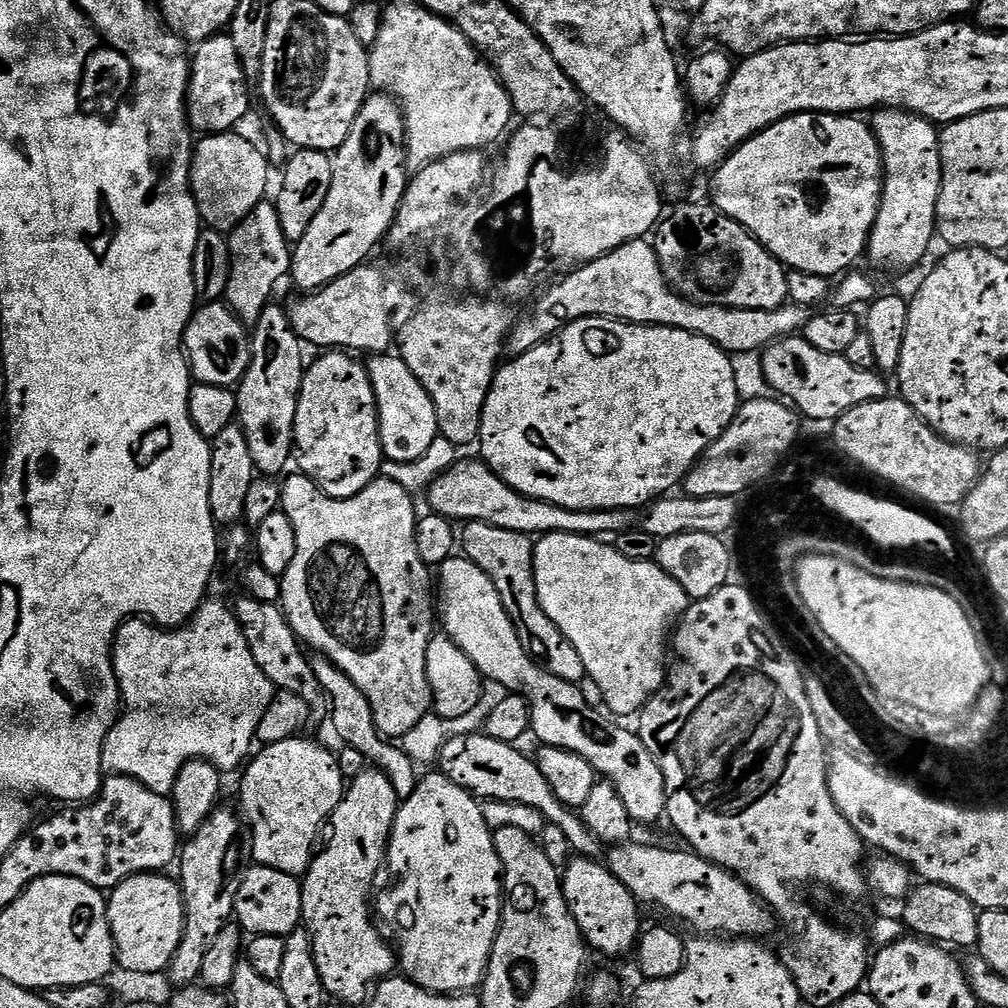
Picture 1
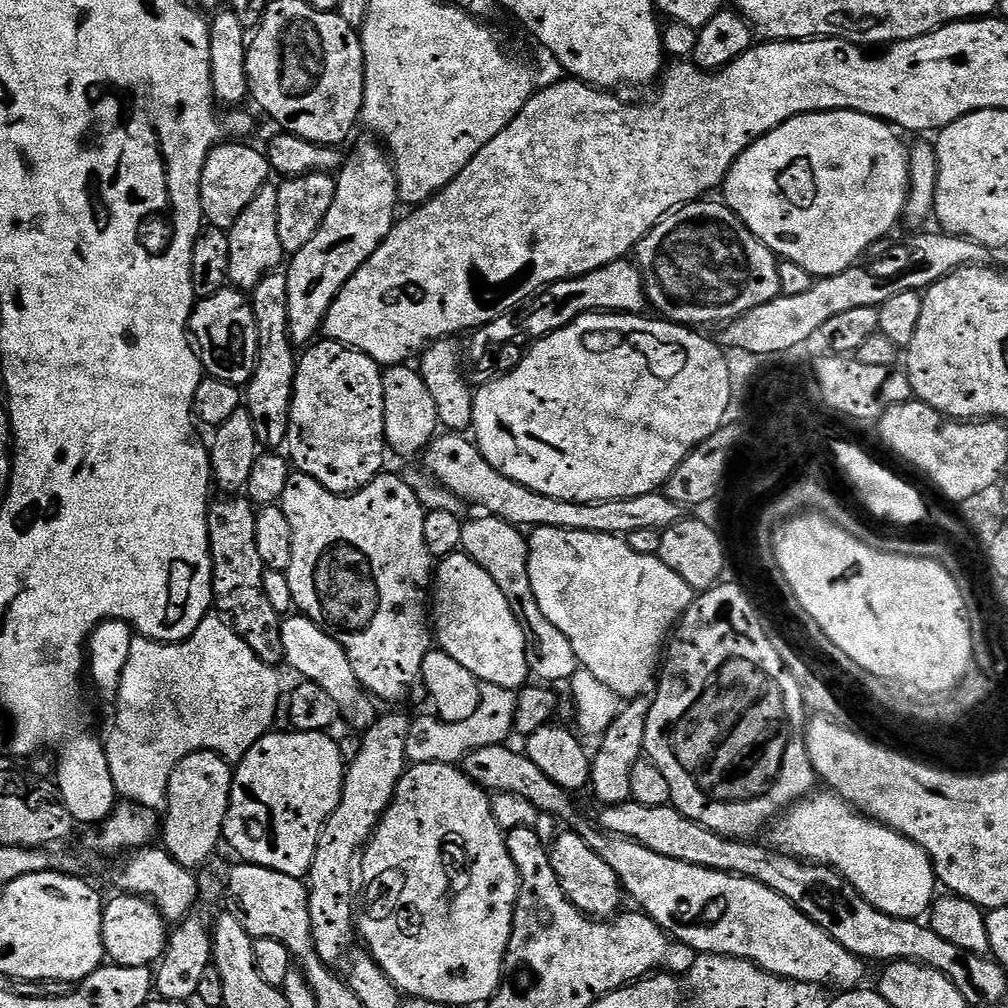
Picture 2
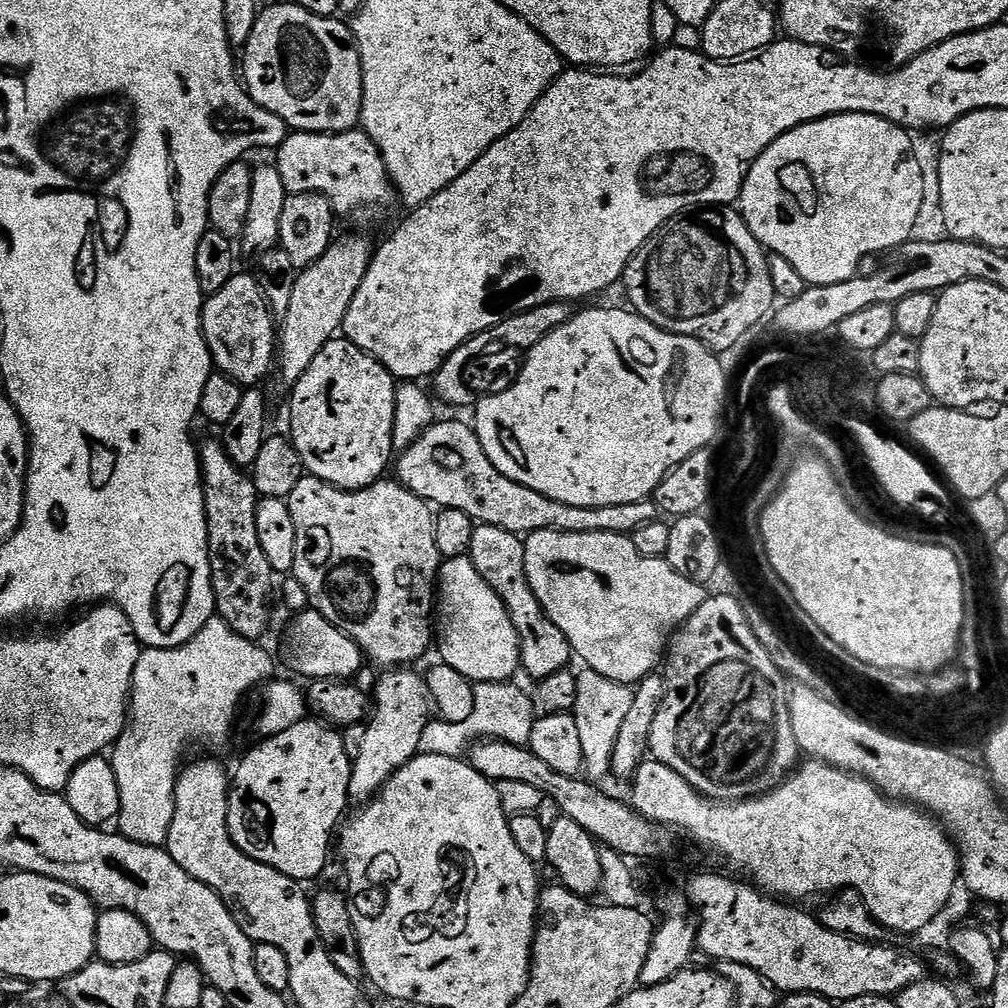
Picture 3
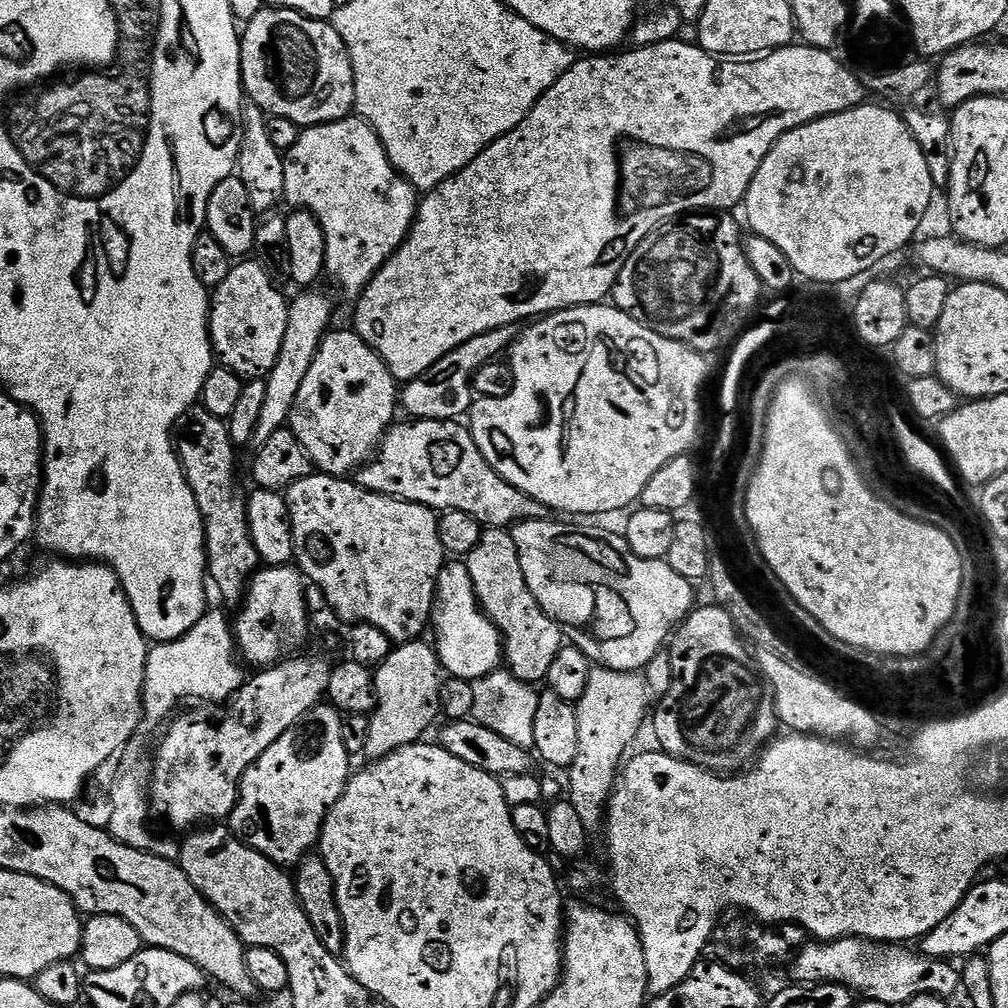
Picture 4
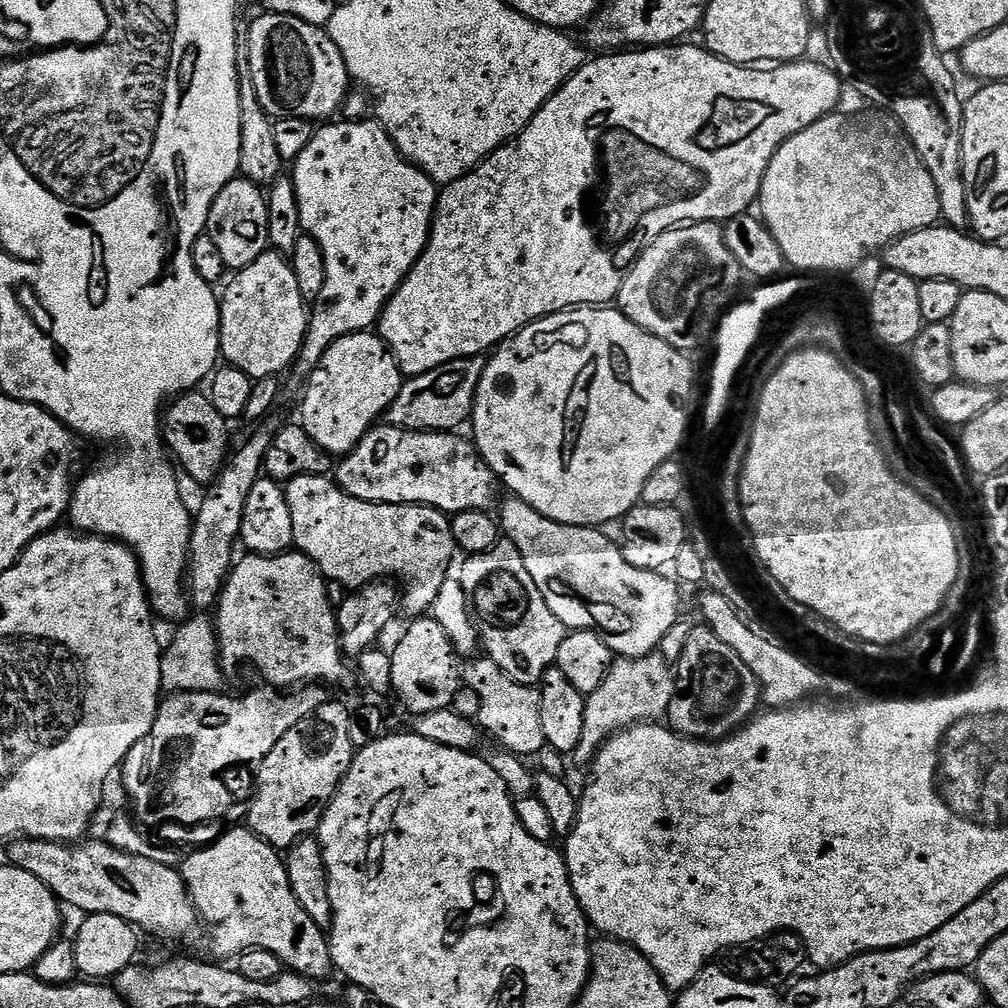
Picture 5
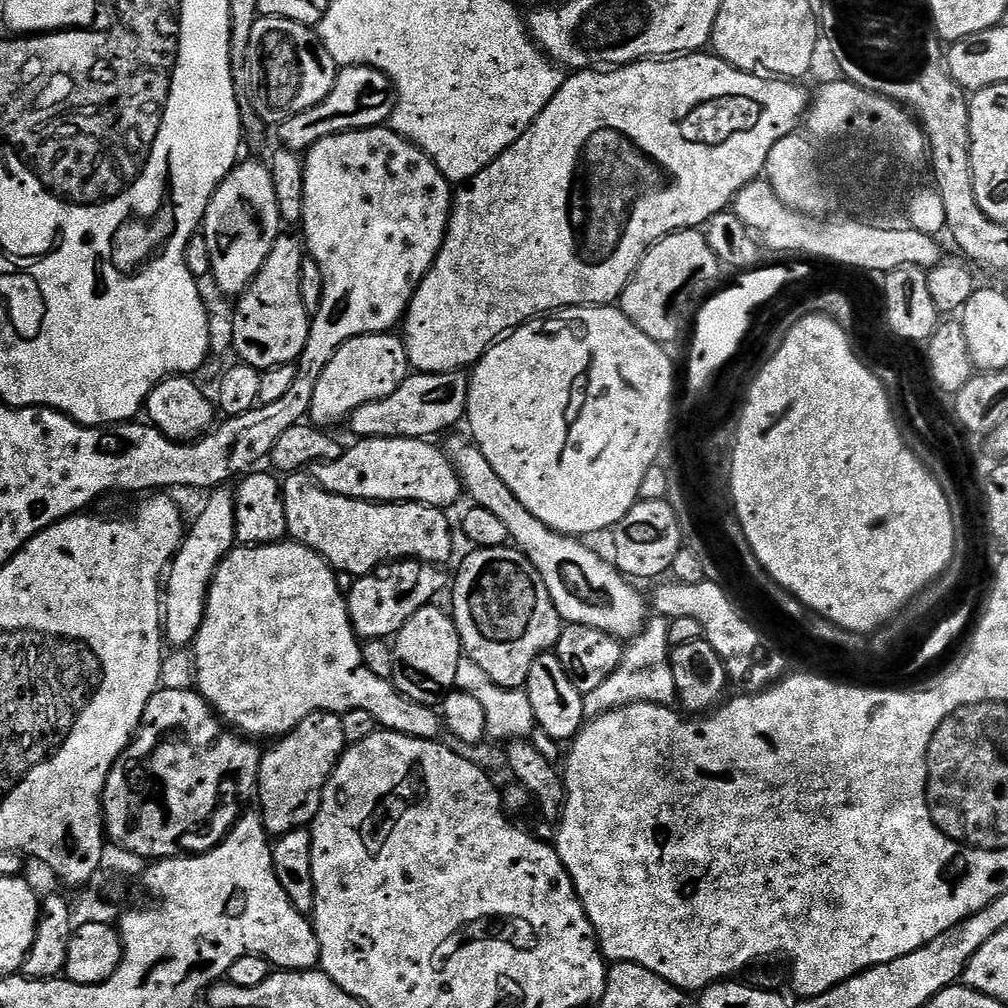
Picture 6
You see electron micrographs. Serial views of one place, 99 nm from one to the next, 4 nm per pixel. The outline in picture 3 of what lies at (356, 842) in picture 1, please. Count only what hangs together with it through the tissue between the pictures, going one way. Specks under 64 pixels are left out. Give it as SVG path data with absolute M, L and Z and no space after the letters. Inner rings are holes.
M400 666L385 671L388 673L376 684L375 704L366 724L366 738L362 738L362 750L358 750L352 760L349 801L371 800L399 768L406 766L418 754L422 730L430 721L430 697L427 679L412 670L411 667Z

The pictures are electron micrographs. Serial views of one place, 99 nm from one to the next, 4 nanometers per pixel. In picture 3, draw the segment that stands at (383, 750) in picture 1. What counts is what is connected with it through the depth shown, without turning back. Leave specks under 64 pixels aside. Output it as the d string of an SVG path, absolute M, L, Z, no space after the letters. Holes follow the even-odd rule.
M313 608L297 613L292 620L284 638L284 658L292 671L308 680L350 680L356 677L354 675L364 663L364 655L348 635Z

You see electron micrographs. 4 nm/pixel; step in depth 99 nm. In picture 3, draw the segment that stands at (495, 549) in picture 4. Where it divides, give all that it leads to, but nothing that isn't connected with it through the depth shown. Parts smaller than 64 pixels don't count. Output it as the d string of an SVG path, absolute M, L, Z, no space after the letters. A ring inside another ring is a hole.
M477 523L468 555L472 557L478 574L482 574L494 594L502 598L510 614L510 622L514 622L516 638L520 641L520 663L523 671L528 671L536 682L545 680L550 674L565 671L571 665L568 663L574 660L574 653L566 634L562 634L562 630L558 630L558 626L554 626L552 619L545 614L544 607L540 605L530 586L530 578L526 578L524 540L510 530Z

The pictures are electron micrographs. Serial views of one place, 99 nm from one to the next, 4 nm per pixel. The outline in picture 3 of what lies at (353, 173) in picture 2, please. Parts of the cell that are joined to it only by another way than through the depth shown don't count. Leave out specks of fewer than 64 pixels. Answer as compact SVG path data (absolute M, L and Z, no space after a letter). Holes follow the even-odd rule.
M344 236L333 239L332 245L318 258L316 262L308 268L303 269L297 275L290 302L283 309L284 321L278 324L278 372L288 386L297 384L302 378L302 374L310 368L310 362L318 358L322 346L329 344L333 338L343 329L346 310L350 308L350 302L362 282L362 278L368 269L370 259L370 247L364 240L359 240L356 236Z

